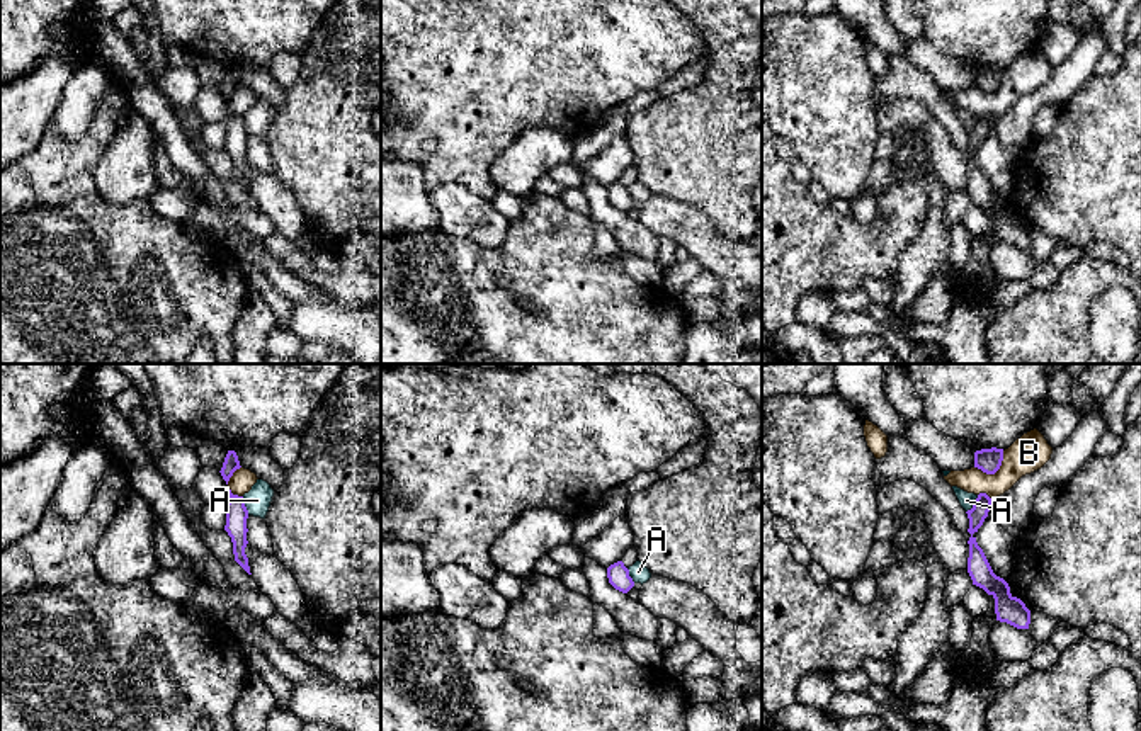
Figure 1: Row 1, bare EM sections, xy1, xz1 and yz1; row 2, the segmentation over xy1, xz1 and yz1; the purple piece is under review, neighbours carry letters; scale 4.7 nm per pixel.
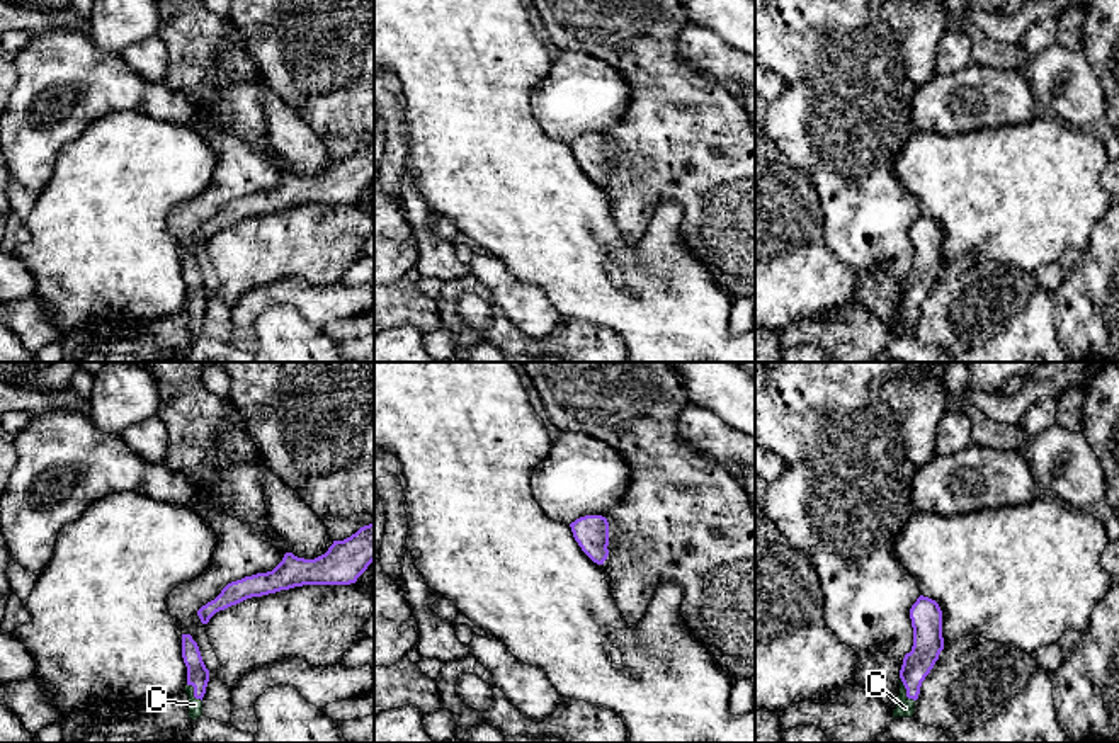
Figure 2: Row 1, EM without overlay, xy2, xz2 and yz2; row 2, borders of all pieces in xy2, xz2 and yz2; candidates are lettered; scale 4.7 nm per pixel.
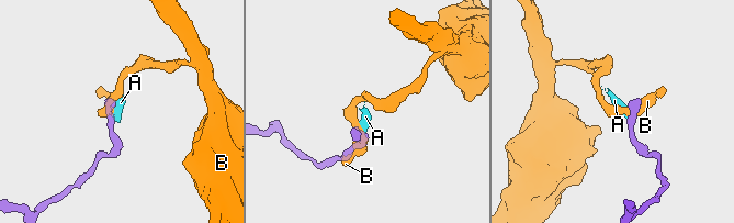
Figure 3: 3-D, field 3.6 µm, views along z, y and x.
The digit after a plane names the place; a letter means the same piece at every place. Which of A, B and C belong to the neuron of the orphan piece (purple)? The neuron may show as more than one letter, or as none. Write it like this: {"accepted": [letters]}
{"accepted": ["C"]}

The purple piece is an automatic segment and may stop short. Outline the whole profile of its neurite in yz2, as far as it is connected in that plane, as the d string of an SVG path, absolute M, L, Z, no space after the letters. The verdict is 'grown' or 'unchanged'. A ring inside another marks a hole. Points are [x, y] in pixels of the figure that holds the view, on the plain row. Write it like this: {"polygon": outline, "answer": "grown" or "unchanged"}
{"polygon": "M920 214L910 228L910 238L913 247L913 265L903 277L898 299L900 315L893 337L912 337L915 333L915 321L922 301L944 269L942 230L935 219Z", "answer": "grown"}

